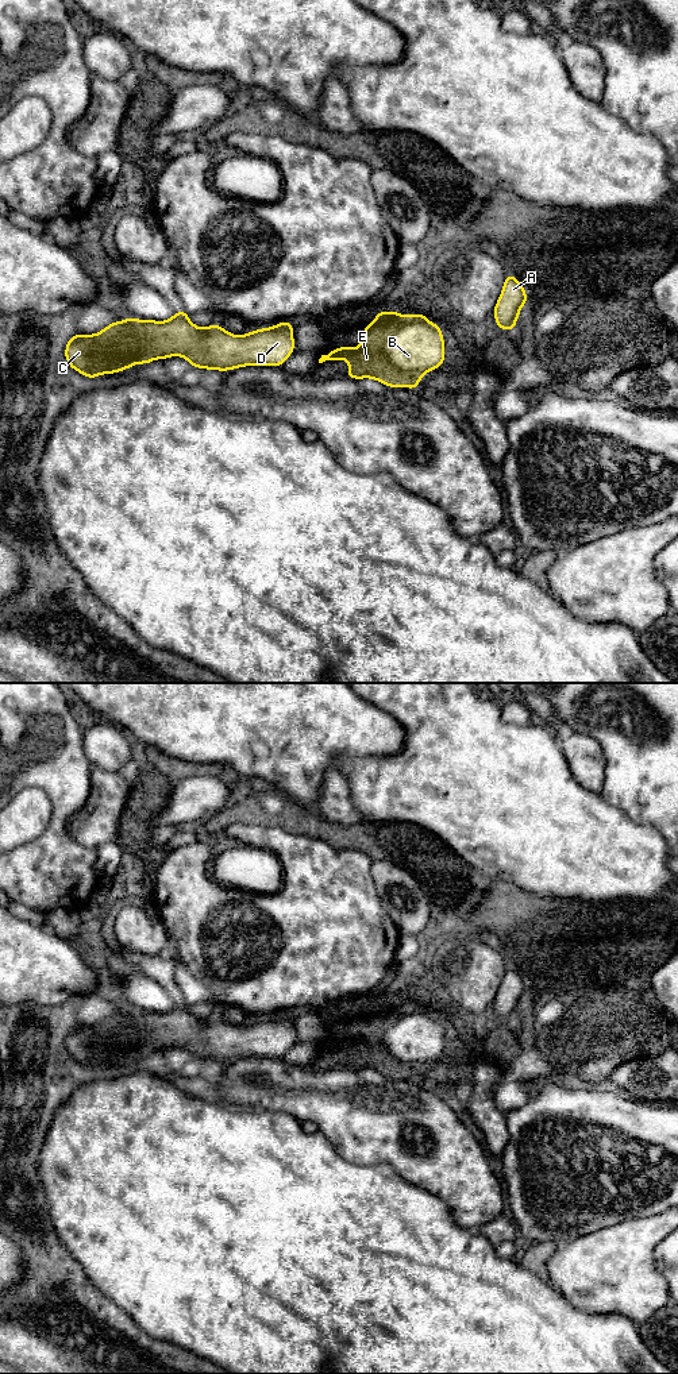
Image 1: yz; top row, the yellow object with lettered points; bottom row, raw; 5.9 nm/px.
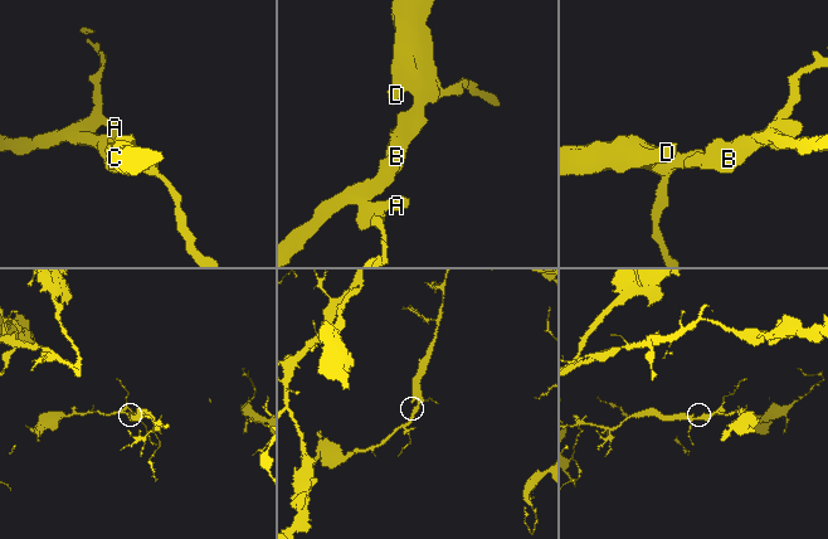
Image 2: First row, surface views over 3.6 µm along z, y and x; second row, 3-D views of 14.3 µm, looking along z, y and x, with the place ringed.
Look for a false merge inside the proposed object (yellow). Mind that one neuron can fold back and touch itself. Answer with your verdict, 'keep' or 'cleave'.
cleave

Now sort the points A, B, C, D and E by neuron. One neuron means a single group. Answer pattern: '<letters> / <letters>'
A B C D / E

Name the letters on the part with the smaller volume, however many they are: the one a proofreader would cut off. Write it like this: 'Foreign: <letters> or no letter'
Foreign: E

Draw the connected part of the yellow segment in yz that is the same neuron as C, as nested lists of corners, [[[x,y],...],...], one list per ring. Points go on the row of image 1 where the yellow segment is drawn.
[[[180,310],[166,321],[128,317],[111,323],[95,335],[72,335],[65,347],[65,359],[73,370],[95,382],[96,375],[116,374],[136,363],[147,364],[169,356],[182,356],[192,367],[221,373],[244,366],[284,366],[294,347],[292,321],[236,336],[219,324],[199,328],[188,319],[188,312]]]

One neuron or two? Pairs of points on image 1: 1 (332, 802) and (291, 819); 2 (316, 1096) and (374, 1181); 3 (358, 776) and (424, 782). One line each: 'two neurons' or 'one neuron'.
1: two neurons
2: two neurons
3: one neuron

